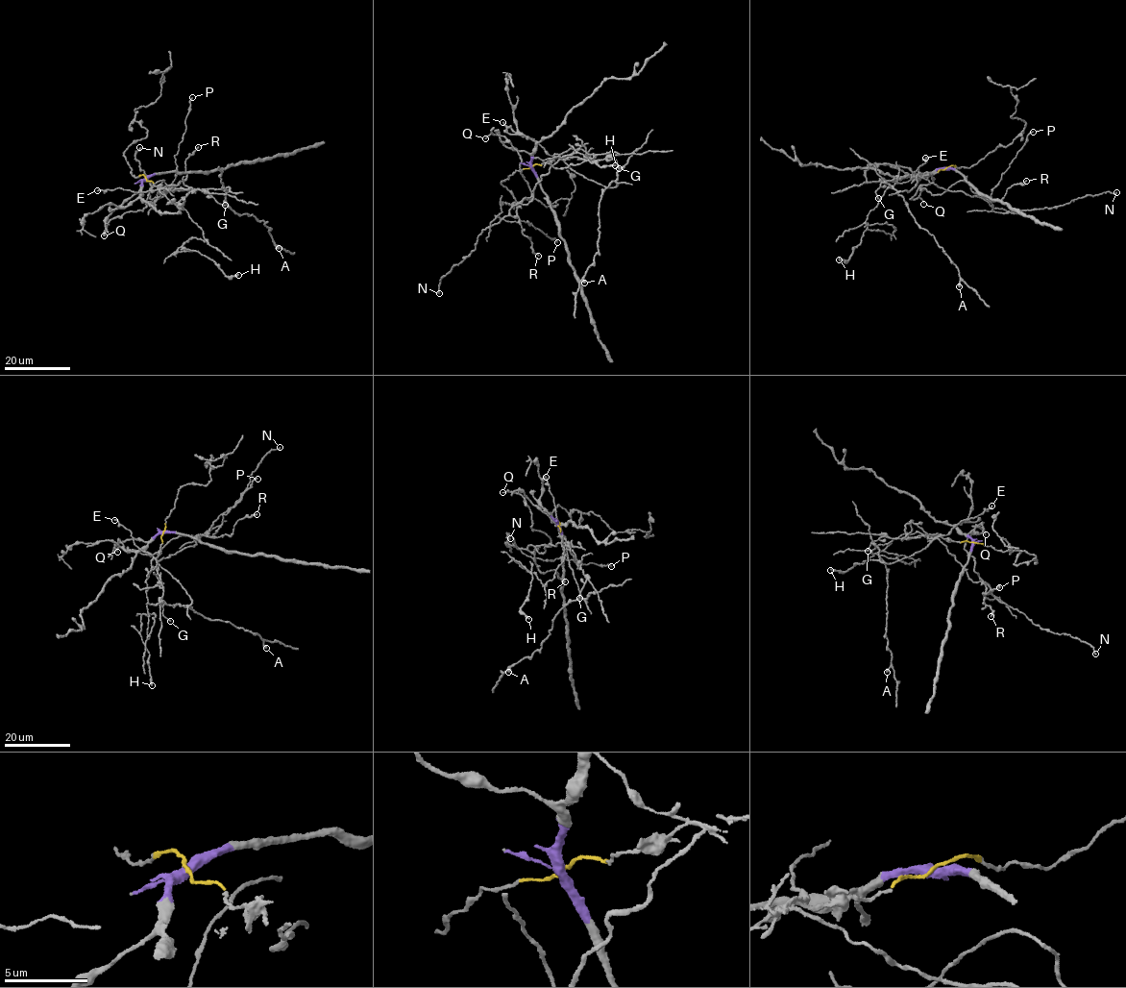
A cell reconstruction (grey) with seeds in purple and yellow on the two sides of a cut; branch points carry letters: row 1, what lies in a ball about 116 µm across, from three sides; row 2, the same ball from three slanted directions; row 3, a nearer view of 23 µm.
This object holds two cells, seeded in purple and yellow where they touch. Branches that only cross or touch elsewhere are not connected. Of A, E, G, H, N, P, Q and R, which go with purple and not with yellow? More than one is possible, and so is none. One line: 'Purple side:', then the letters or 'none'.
Purple side: none

